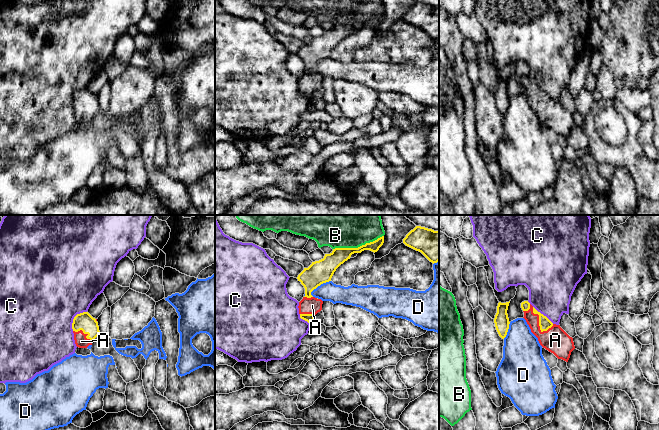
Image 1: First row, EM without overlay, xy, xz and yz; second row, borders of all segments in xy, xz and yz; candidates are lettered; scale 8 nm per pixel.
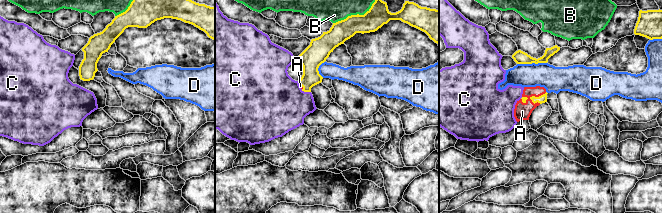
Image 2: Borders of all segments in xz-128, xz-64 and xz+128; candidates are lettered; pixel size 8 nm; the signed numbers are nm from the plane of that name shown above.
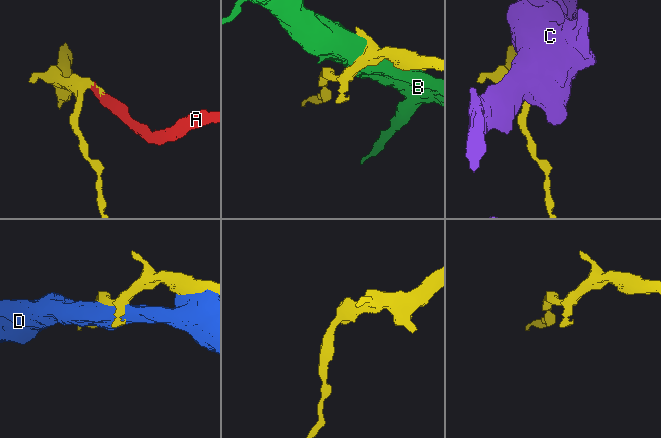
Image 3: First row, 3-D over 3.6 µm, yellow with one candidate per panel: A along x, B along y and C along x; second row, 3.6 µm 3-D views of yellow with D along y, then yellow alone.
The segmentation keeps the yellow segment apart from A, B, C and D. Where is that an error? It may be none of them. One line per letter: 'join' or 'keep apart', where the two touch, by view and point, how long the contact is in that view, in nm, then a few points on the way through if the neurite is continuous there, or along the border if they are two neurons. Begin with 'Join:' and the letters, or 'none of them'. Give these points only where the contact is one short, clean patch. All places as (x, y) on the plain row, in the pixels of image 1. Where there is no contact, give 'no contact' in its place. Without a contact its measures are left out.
Join: A
A: join | yz (539, 96) | 240 nm | across yz (544, 99), (539, 96), (540, 105), (555, 116)
B: keep apart | xz (358, 23) | 420 nm
C: keep apart | xy (74, 94) | 200 nm | along xy (86, 87), (80, 88), (74, 93), (72, 106)
D: keep apart | xz (319, 61) | 200 nm

